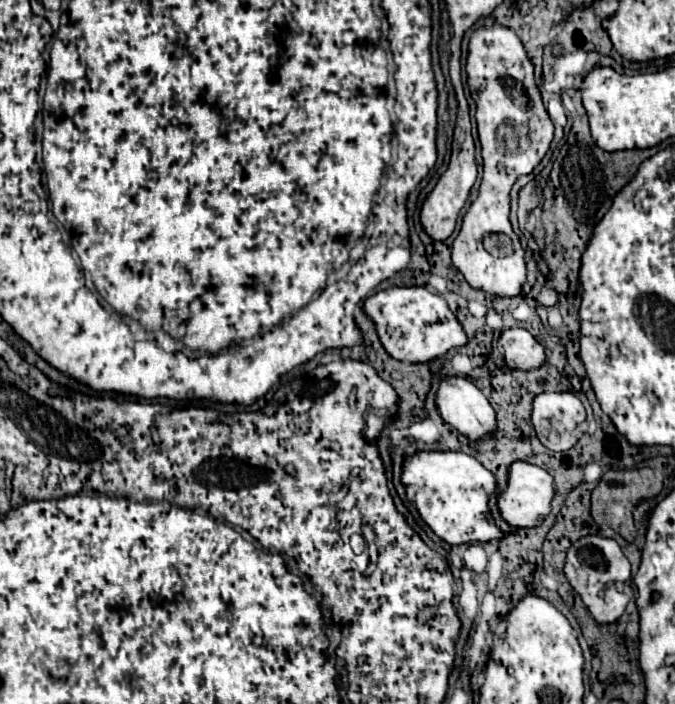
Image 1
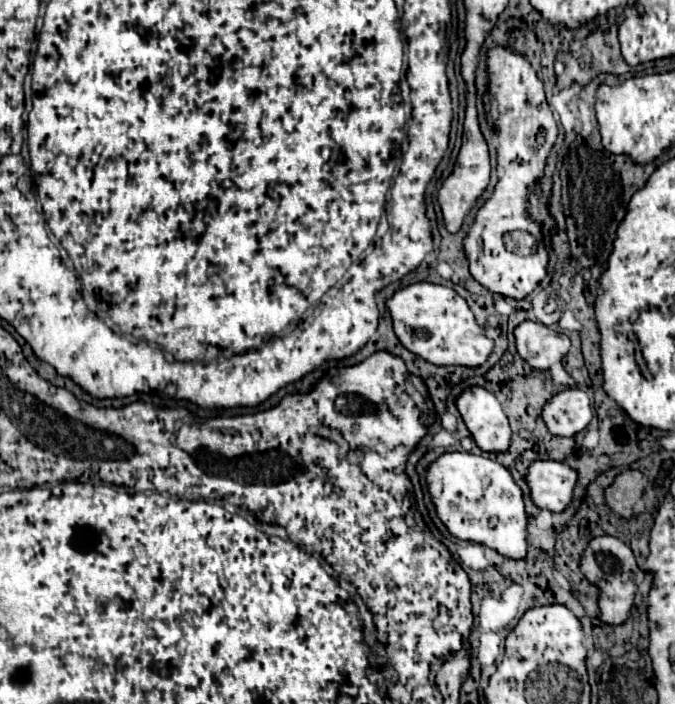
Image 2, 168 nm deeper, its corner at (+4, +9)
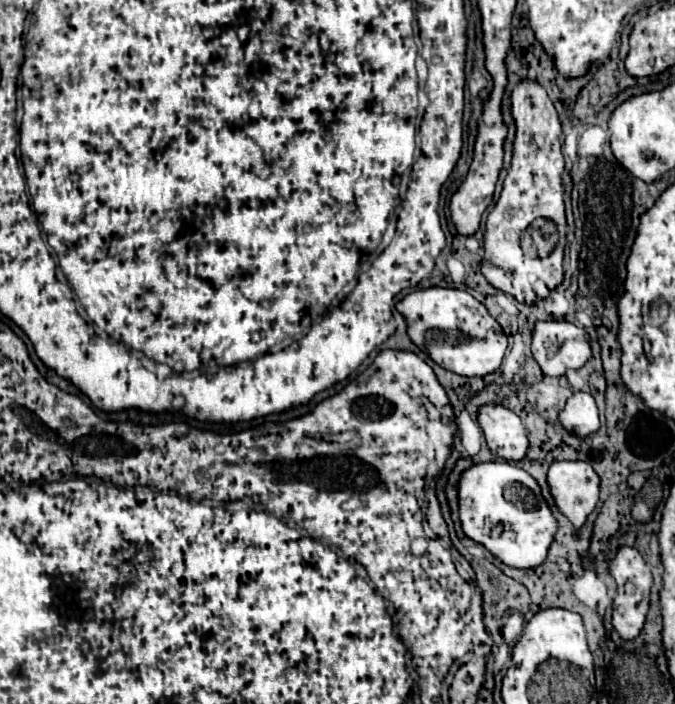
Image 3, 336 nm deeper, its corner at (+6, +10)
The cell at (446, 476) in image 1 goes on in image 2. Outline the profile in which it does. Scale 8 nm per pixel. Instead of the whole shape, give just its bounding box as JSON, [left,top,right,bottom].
[430,453,528,559]

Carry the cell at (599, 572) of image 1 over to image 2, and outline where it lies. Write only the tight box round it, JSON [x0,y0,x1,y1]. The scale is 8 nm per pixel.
[580,535,644,625]

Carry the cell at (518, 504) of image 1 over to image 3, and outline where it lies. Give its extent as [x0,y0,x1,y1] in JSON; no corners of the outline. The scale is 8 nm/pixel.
[548,462,600,528]

